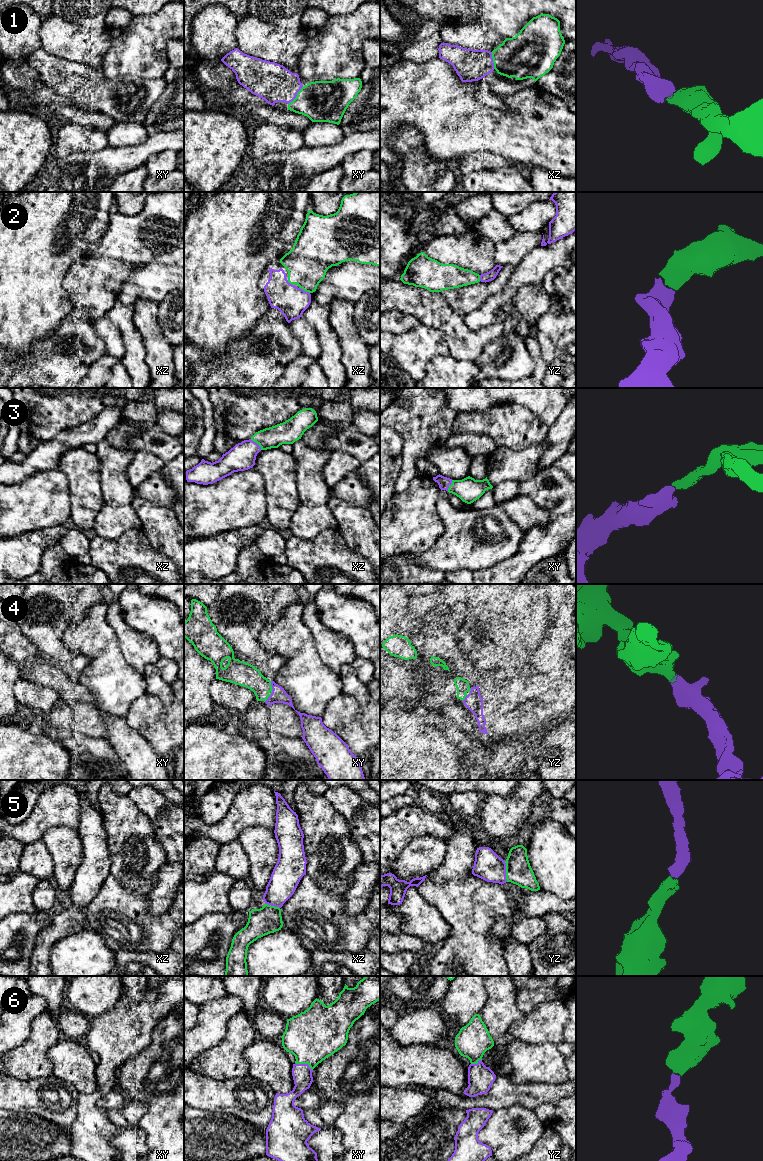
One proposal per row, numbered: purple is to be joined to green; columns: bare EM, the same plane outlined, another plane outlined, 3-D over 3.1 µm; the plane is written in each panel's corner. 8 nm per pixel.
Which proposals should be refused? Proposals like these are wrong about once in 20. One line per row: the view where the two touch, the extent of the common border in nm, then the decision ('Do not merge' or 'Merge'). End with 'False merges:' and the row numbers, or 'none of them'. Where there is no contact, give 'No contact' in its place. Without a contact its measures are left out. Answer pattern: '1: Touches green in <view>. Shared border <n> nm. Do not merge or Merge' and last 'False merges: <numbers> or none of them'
1: Touches green in xy. Shared border 190 nm. Merge
2: Touches green in xz. Shared border 100 nm. Merge
3: Touches green in xz. Shared border 130 nm. Merge
4: Touches green in xy. Shared border 180 nm. Merge
5: Touches green in yz. Shared border 170 nm. Merge
6: Touches green in xy. Shared border 160 nm. Merge
False merges: none of them

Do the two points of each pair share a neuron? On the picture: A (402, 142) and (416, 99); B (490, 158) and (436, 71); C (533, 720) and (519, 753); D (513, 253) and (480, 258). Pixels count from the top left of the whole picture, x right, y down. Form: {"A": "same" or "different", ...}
{"A": "different", "B": "different", "C": "different", "D": "different"}

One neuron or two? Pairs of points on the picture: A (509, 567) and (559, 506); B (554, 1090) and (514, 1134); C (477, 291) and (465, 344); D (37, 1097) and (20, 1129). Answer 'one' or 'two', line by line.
A: one
B: two
C: two
D: two

